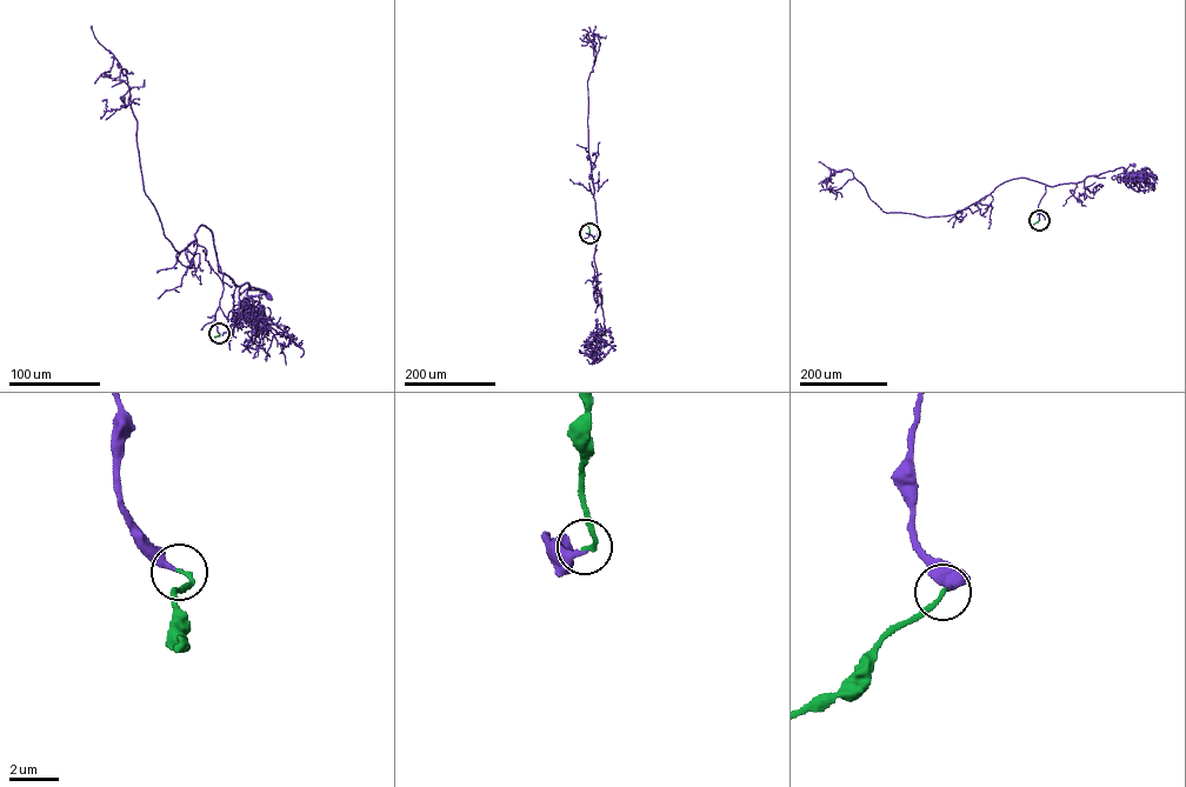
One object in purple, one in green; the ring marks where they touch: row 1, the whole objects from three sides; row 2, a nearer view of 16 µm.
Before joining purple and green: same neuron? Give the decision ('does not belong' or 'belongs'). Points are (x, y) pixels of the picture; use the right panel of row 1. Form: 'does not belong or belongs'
belongs

